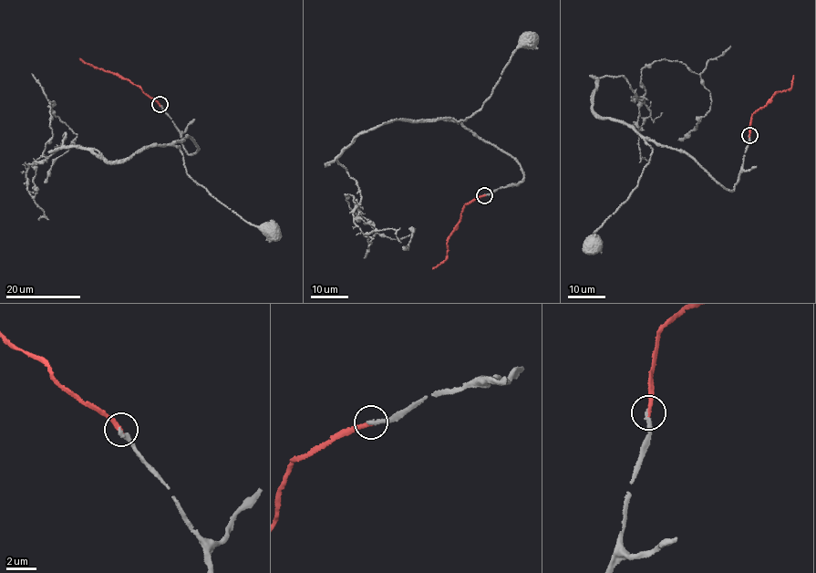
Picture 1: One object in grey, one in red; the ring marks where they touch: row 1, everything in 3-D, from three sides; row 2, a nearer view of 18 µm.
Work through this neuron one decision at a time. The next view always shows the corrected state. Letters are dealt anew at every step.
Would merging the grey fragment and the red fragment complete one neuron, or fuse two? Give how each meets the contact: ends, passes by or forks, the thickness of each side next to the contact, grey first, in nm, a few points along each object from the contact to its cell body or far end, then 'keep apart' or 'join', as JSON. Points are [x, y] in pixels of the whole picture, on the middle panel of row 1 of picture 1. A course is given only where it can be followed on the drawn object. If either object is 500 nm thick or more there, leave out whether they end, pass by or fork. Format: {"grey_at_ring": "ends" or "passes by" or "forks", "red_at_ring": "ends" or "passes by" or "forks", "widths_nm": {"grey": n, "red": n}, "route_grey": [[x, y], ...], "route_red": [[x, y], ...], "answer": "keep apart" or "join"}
{"grey_at_ring": "ends", "red_at_ring": "ends", "widths_nm": {"grey": 280, "red": 280}, "route_grey": [[484, 194], [522, 180], [517, 161], [459, 122], [447, 119], [464, 121], [481, 108], [512, 53], [528, 41]], "route_red": [[484, 195], [465, 204], [458, 228], [448, 240], [447, 257], [432, 269]], "answer": "join"}

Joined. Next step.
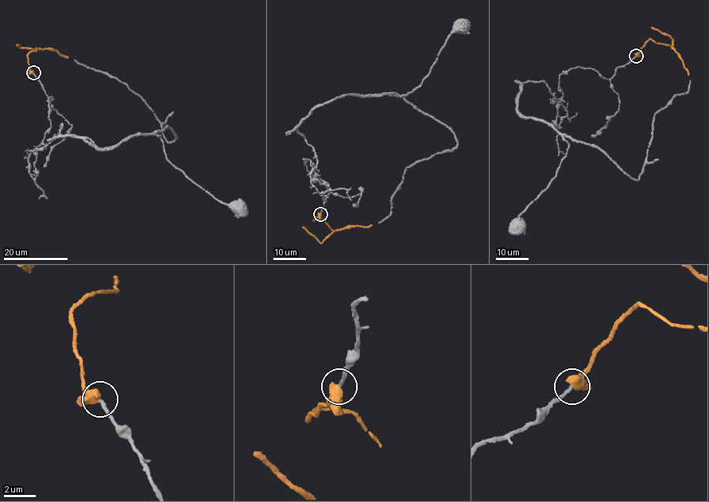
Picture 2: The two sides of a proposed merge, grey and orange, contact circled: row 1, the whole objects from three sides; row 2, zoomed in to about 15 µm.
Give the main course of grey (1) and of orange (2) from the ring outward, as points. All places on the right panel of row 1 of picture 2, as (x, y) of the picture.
1: (636, 56), (607, 79), (567, 71), (555, 100), (543, 81), (522, 83), (517, 111), (568, 144), (517, 225)
2: (636, 55), (649, 39), (672, 47), (672, 40), (651, 27)

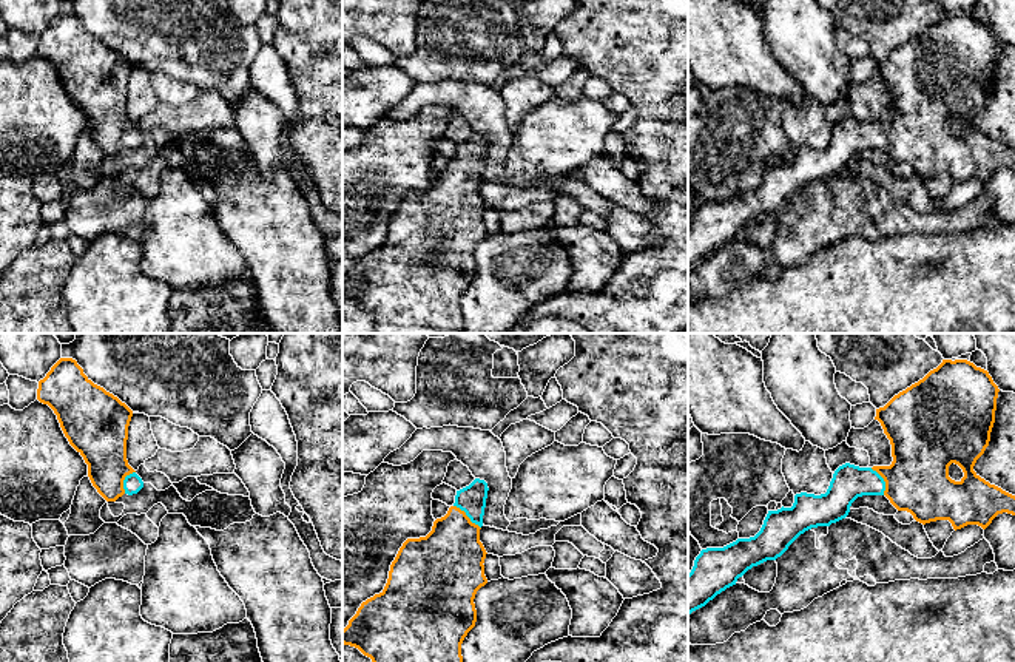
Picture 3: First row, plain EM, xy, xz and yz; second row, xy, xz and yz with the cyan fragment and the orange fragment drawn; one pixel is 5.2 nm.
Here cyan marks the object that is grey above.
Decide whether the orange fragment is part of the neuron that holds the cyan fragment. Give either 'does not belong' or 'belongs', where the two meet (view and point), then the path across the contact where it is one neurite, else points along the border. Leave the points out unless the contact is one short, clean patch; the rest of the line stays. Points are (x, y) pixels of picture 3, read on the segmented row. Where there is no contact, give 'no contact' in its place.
belongs; contact xz (466, 514); way xz (472, 499), (466, 514), (449, 559)

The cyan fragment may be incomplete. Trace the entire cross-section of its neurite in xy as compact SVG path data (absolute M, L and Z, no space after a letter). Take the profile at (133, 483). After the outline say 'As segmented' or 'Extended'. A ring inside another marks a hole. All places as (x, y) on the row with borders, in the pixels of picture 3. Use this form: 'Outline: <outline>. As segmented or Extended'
Outline: M60 358L39 381L37 400L48 404L69 444L88 464L88 477L106 502L143 488L128 464L126 440L133 410L94 384L72 358Z. Extended

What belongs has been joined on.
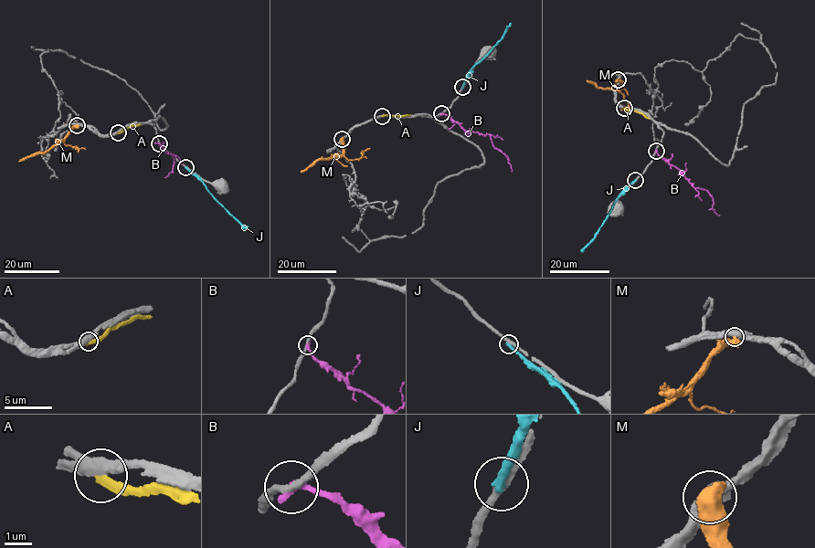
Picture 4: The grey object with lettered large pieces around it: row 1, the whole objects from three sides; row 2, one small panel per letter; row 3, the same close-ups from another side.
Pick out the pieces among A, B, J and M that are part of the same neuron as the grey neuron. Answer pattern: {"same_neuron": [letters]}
{"same_neuron": []}

